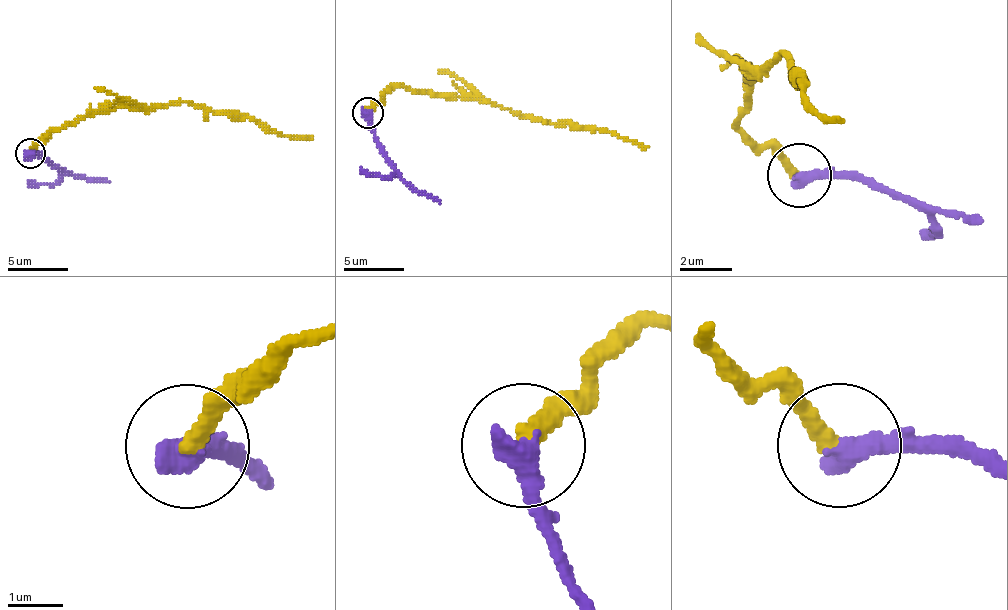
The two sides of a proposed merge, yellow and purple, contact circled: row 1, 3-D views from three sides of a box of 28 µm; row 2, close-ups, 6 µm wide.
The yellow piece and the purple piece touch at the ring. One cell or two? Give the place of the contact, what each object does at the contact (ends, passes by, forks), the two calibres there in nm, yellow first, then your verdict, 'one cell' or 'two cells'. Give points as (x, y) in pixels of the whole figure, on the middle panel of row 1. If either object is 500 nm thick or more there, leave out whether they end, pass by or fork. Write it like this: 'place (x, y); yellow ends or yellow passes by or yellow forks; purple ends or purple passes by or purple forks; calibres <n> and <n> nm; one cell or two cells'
place (367, 112); calibres 320 and 550 nm; two cells

